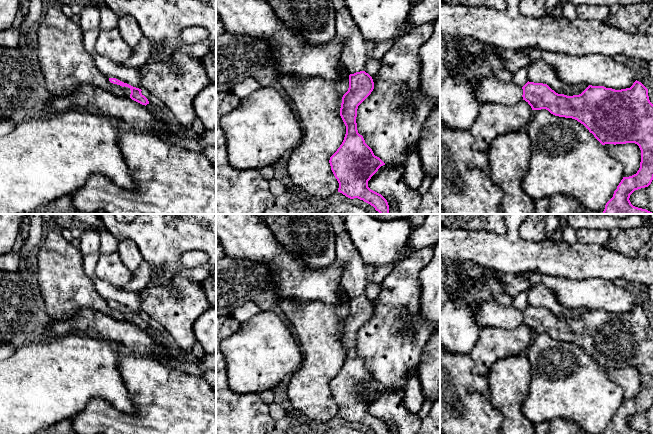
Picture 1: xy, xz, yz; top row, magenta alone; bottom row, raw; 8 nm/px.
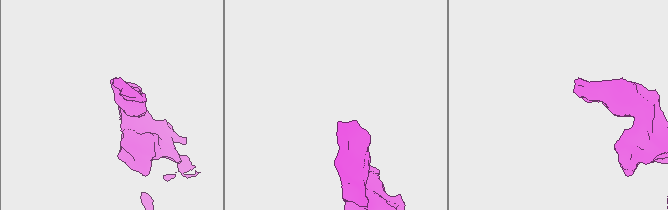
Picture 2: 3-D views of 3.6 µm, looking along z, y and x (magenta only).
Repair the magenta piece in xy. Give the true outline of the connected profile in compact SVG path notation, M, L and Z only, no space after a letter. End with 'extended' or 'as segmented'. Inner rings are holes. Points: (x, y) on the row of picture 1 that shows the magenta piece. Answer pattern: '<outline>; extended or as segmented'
M109 78L109 81L113 84L122 86L125 89L125 96L131 98L132 100L142 104L149 104L148 99L141 93L141 89L133 87L127 83L124 83L116 78Z; extended

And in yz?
M496 76L474 78L476 100L482 103L514 105L525 100L532 110L546 109L559 117L572 118L583 124L602 144L635 143L641 150L640 168L636 174L623 177L613 197L606 203L603 214L653 214L631 204L630 195L638 189L648 187L653 180L653 104L648 89L639 81L630 88L615 90L604 86L589 85L581 94L567 96L558 94L547 84L527 82L523 87L513 81L500 81Z; extended

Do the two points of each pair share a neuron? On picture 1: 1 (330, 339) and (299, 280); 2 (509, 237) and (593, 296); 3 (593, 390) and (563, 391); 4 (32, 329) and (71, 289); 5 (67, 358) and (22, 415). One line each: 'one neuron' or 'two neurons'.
1: two neurons
2: two neurons
3: one neuron
4: two neurons
5: one neuron

